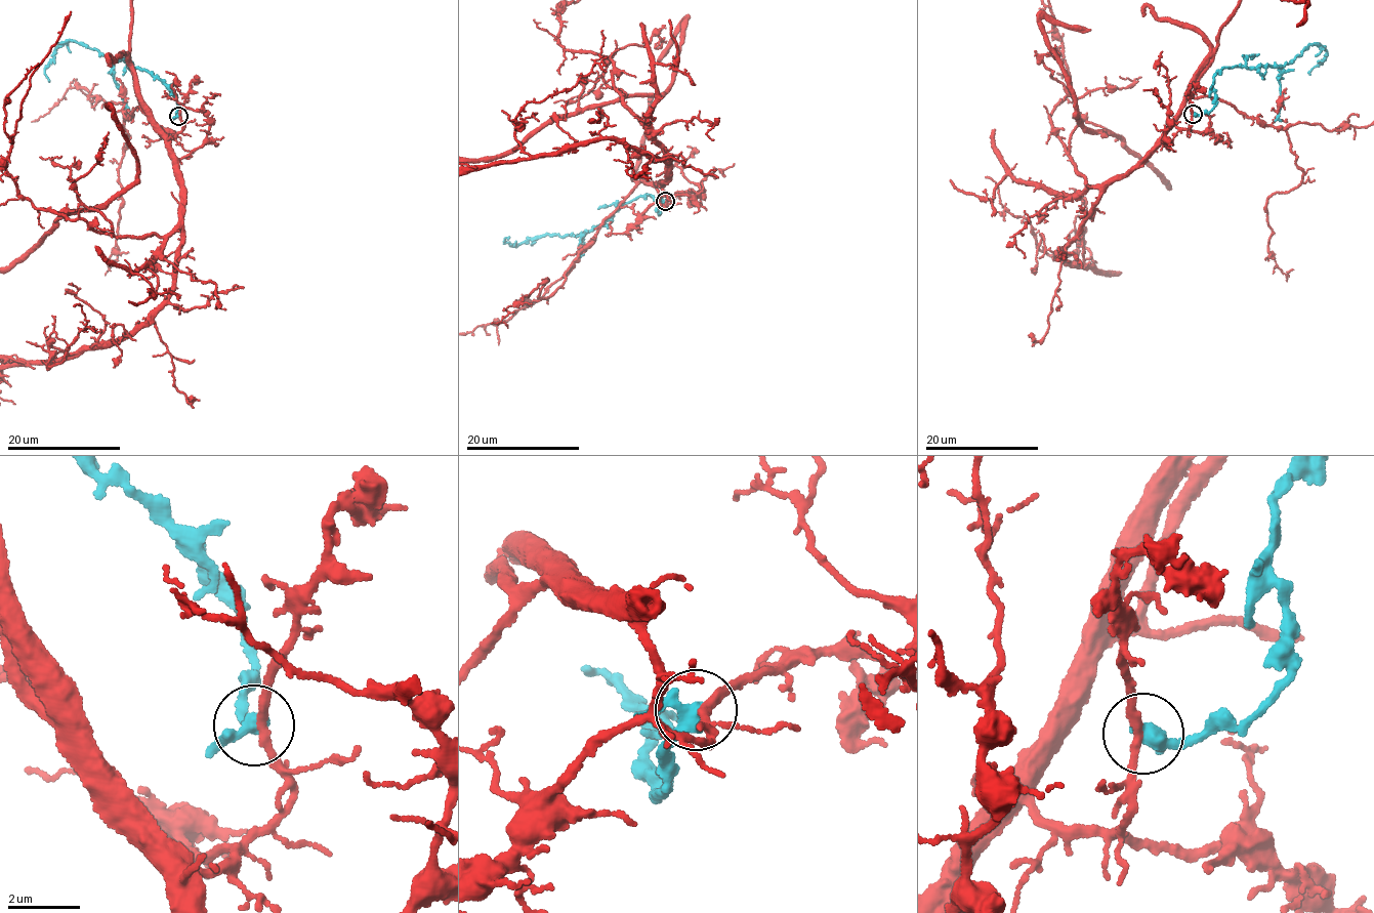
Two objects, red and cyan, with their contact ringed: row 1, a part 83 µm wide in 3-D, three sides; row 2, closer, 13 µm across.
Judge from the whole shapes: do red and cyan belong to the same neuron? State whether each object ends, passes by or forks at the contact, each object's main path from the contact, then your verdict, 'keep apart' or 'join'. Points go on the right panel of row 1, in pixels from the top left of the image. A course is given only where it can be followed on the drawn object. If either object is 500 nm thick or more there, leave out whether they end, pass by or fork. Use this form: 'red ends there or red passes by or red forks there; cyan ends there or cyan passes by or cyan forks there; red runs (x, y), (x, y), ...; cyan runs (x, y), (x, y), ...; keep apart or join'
red passes by; cyan passes by; cyan runs (1193, 114), (1206, 113), (1215, 105), (1213, 78), (1223, 68), (1280, 66), (1314, 43), (1326, 51), (1309, 75); keep apart

